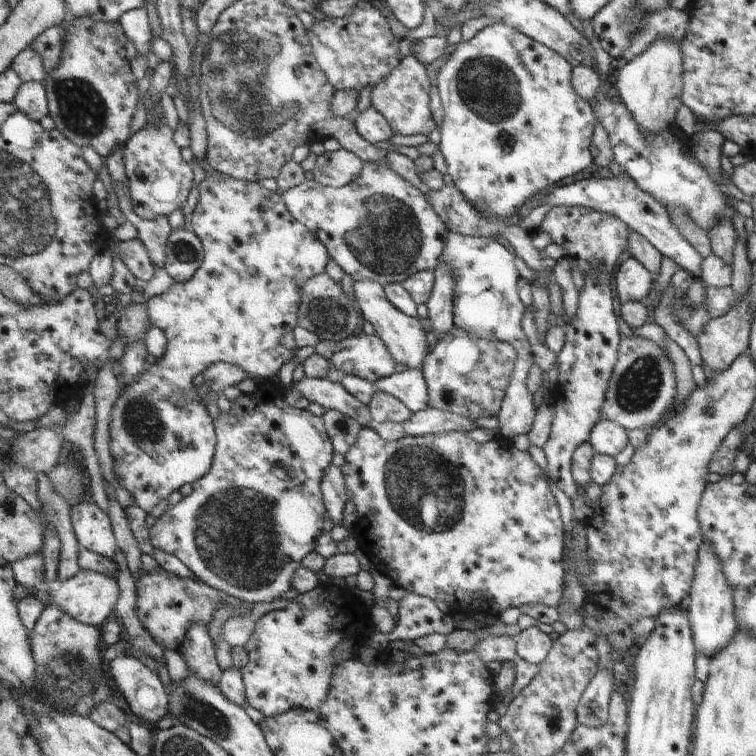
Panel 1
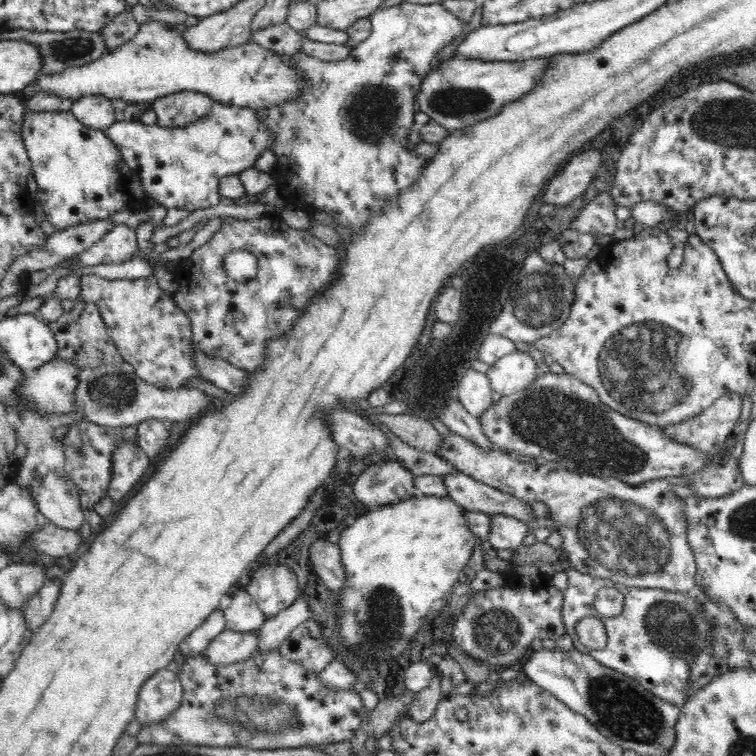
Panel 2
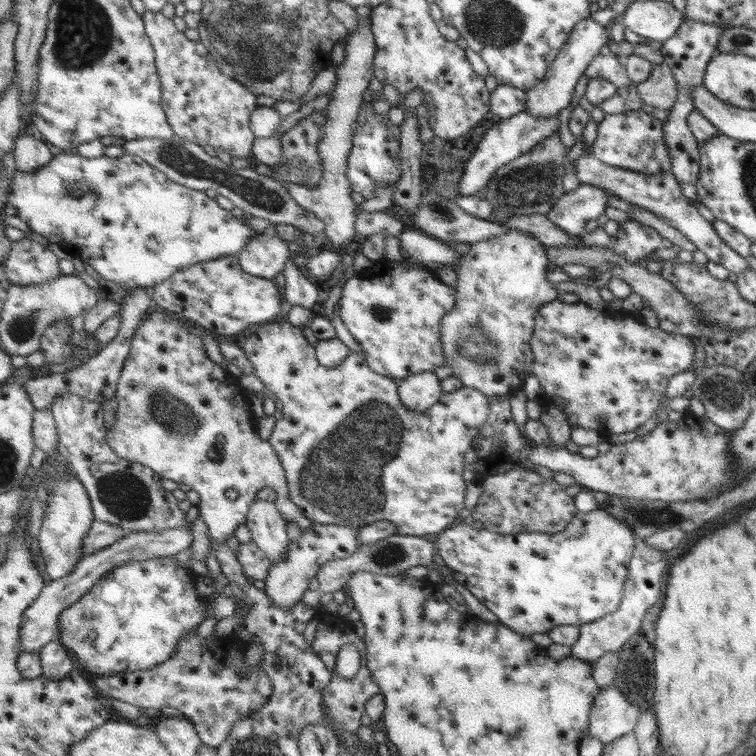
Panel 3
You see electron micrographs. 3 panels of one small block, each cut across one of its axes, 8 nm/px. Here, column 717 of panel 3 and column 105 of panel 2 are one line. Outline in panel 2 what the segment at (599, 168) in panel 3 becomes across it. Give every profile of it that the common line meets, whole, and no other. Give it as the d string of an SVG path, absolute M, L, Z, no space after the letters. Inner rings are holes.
M118 224L108 236L104 236L90 250L82 252L76 262L82 266L98 264L126 264L138 256L138 232Z

